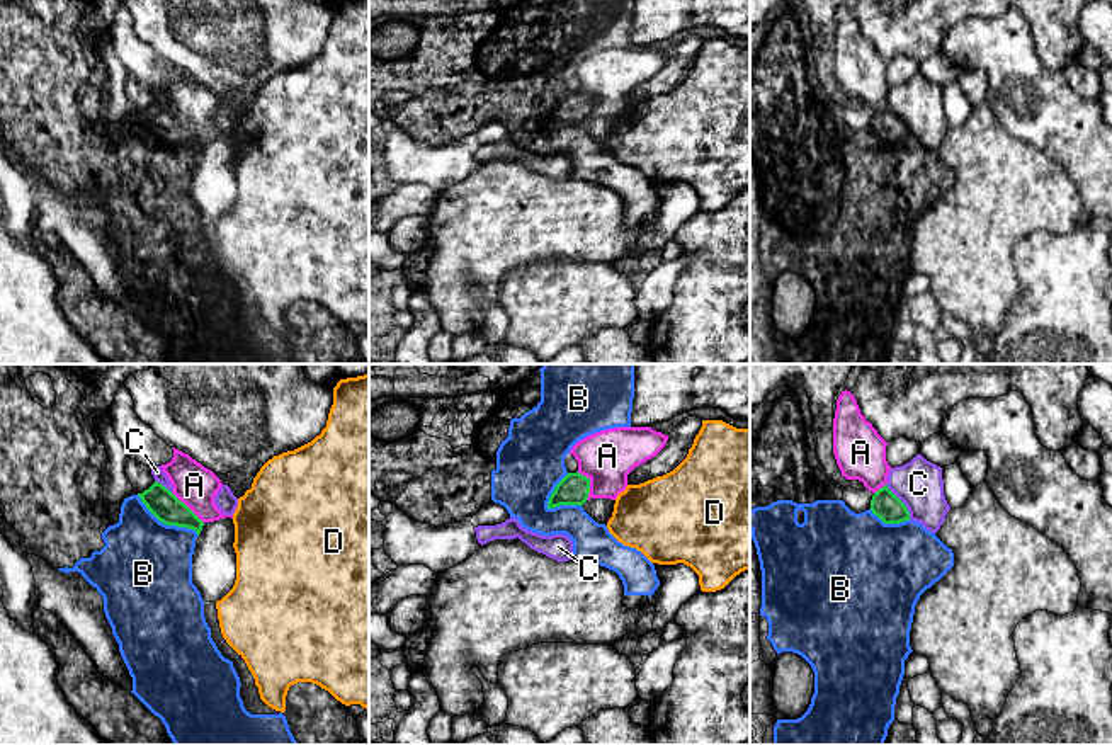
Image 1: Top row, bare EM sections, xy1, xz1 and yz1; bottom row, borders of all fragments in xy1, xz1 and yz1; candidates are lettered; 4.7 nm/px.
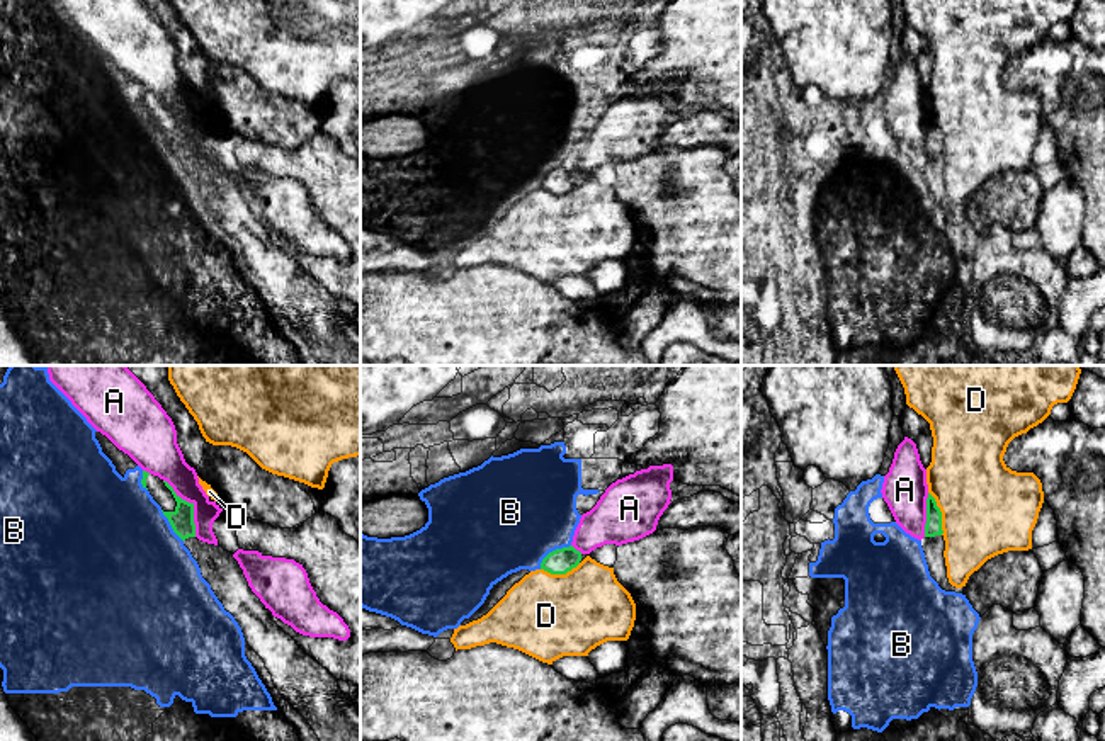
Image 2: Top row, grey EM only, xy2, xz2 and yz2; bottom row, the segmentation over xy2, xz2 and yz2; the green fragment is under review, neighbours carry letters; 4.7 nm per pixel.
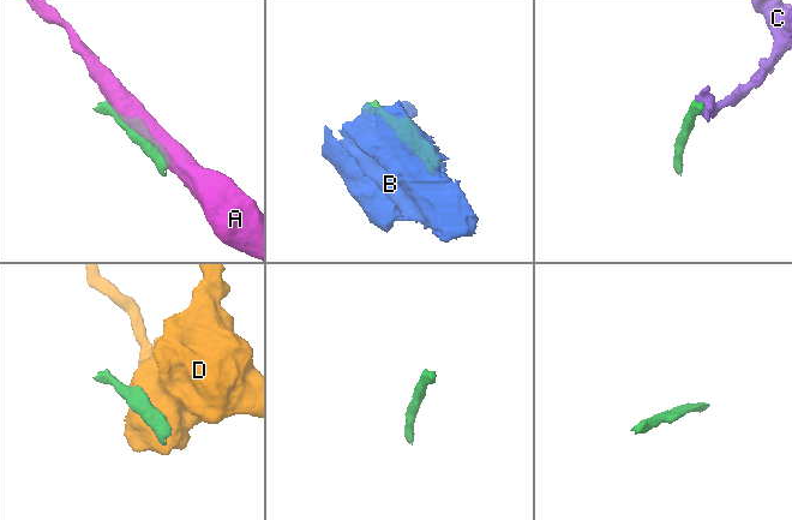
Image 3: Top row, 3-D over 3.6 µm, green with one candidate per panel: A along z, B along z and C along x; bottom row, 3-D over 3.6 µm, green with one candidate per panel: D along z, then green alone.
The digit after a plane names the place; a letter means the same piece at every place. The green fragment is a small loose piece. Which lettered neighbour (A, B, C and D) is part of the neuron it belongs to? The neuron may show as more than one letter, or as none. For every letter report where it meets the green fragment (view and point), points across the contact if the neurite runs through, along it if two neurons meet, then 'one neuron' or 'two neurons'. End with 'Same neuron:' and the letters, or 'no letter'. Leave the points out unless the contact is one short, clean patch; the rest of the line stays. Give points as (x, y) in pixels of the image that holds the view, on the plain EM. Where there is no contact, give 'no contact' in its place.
A: xy2 (192, 126) | two neurons
B: xz1 (553, 111) | two neurons
C: yz1 (902, 121) | along yz1 (886, 102), (905, 125), (910, 138) | two neurons
D: yz2 (940, 133) | two neurons
Same neuron: no letter

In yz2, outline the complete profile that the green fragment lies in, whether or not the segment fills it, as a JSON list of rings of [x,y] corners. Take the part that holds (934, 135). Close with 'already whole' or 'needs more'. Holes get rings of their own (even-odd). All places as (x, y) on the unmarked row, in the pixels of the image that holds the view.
[[[928,112],[926,117],[926,143],[925,143],[925,156],[921,158],[921,167],[925,172],[925,178],[928,184],[930,195],[938,202],[938,206],[945,211],[955,211],[964,214],[964,207],[955,207],[949,202],[947,185],[945,185],[945,160],[942,150],[942,131],[937,126],[935,117]]] | needs more

